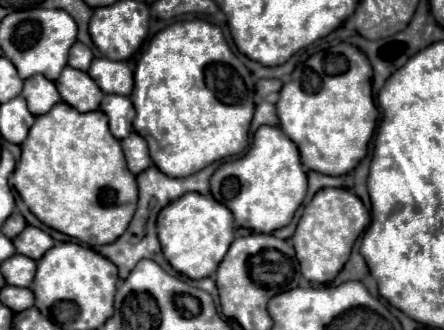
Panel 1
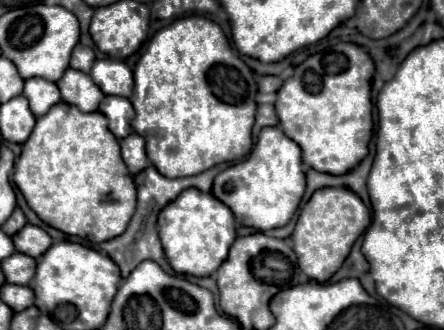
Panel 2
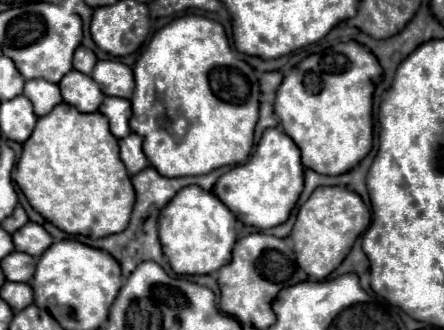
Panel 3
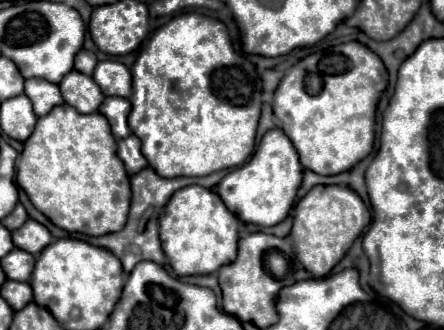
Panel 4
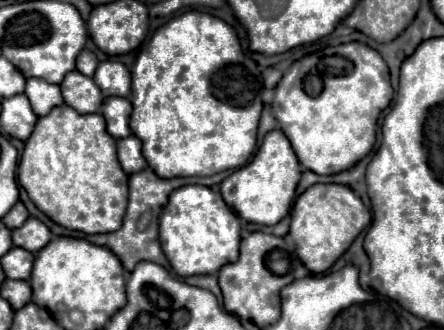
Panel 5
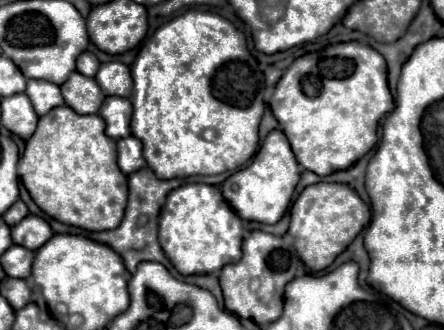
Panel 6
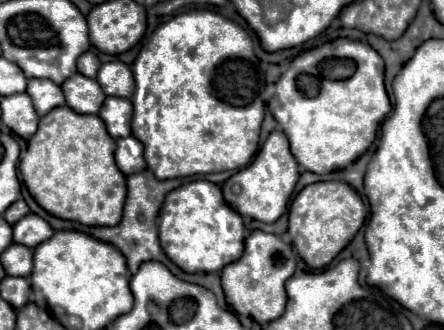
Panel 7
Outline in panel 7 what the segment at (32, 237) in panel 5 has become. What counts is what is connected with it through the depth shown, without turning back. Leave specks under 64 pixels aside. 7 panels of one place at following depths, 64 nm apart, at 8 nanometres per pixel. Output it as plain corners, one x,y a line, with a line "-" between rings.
28,214
14,224
14,242
24,244
28,248
36,248
44,240
48,240
52,234
54,230
50,228
50,224
36,214

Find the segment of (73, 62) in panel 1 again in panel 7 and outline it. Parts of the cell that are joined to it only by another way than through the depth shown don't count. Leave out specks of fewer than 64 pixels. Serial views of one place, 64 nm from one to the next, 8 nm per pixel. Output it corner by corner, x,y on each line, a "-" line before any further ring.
84,52
84,56
80,56
80,60
78,60
78,72
88,78
96,78
98,70
100,70
98,56
94,52

